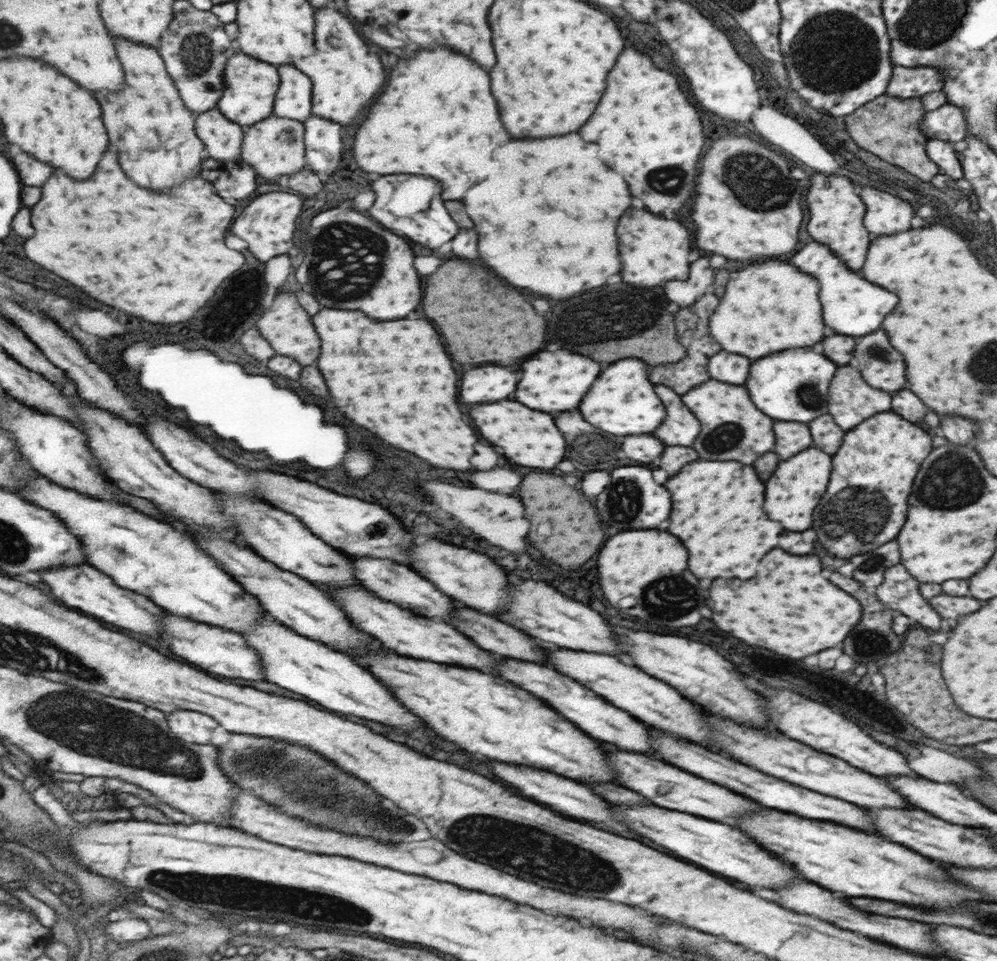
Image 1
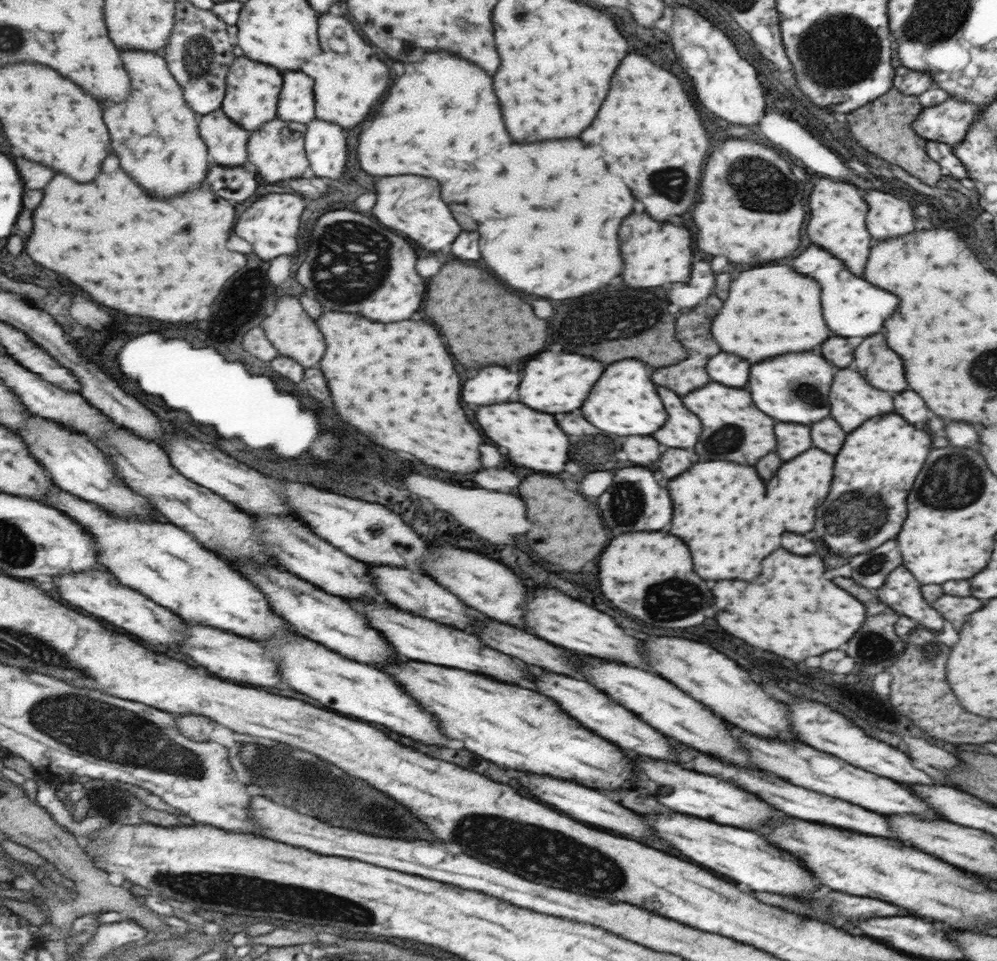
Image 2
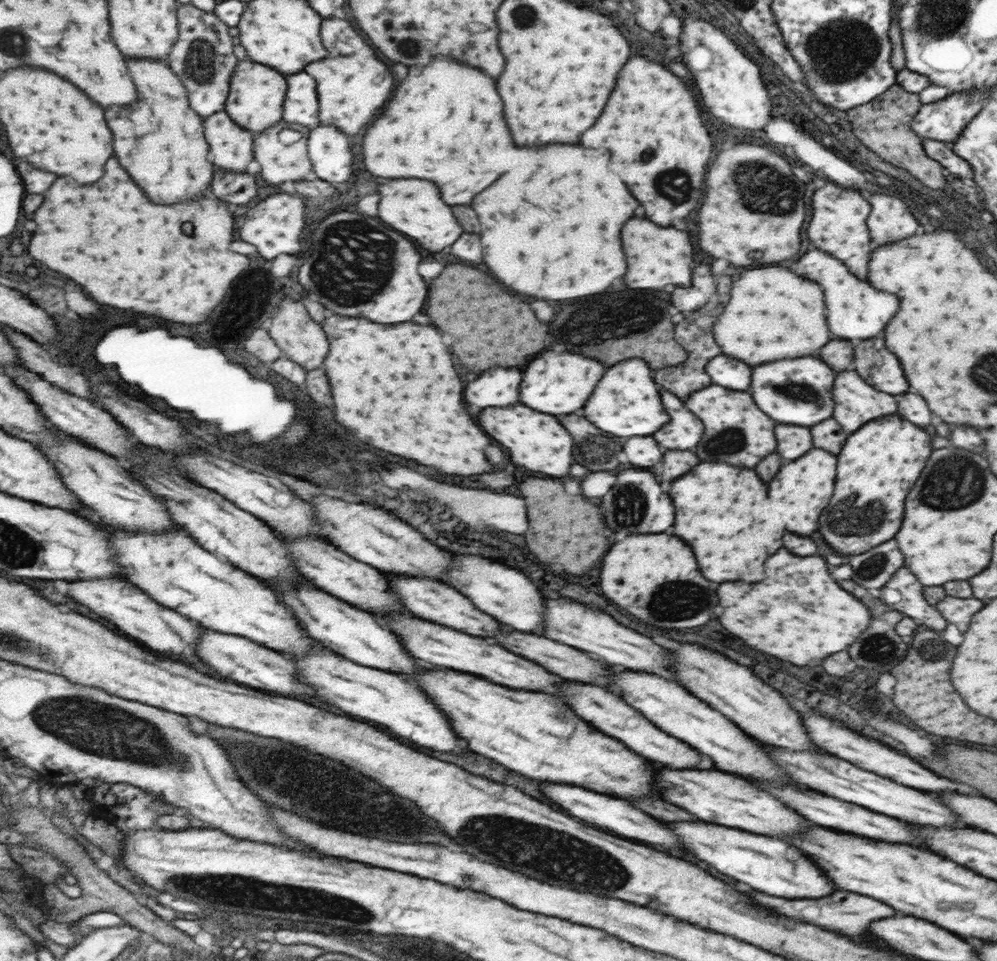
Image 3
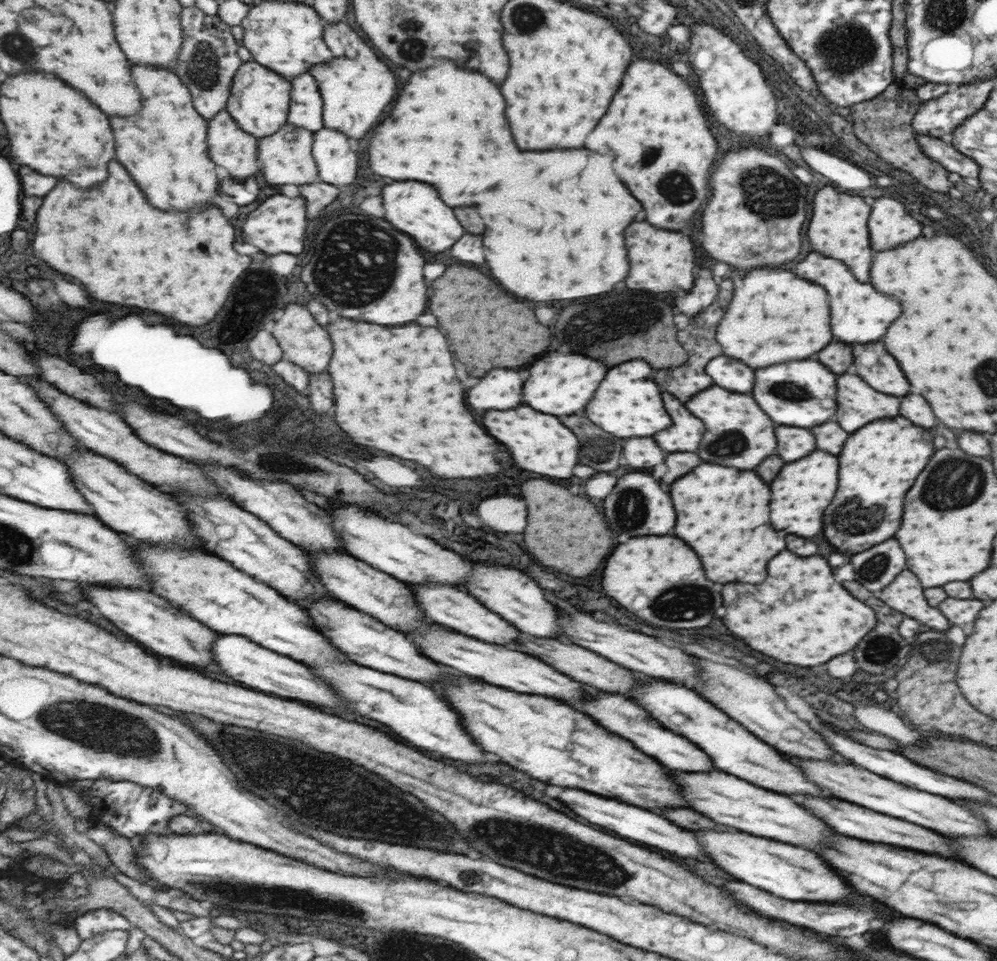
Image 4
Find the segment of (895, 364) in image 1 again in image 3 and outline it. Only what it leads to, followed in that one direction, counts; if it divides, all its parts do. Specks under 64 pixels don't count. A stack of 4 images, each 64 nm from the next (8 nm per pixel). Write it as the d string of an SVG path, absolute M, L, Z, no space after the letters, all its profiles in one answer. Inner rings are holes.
M883 338L865 340L853 350L853 370L867 380L867 384L875 384L881 392L903 394L907 390L907 382L903 378L901 366L897 358L885 350Z

